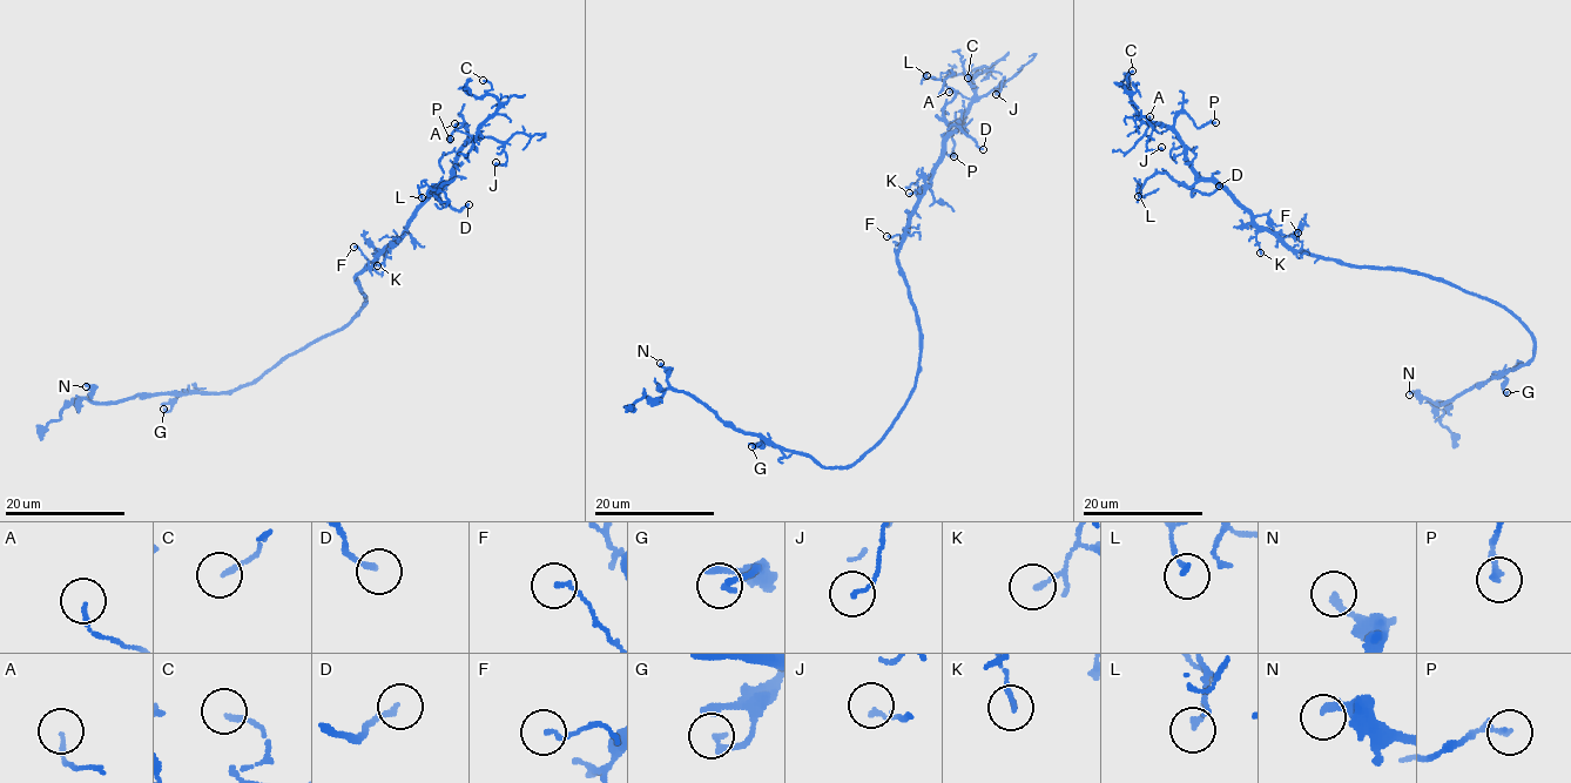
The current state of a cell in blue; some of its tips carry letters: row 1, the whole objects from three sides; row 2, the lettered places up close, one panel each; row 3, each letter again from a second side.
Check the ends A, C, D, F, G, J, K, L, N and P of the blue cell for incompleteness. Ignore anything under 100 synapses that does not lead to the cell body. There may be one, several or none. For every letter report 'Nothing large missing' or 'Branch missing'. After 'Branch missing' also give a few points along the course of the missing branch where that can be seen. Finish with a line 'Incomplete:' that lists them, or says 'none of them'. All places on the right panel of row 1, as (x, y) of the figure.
A: Nothing large missing
C: Nothing large missing
D: Nothing large missing
F: Nothing large missing
G: Nothing large missing
J: Nothing large missing
K: Nothing large missing
L: Nothing large missing
N: Nothing large missing
P: Nothing large missing
Incomplete: none of them

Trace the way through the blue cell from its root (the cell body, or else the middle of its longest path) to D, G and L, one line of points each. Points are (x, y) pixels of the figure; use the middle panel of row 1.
D: (921, 346), (918, 316), (897, 258), (898, 247), (918, 195), (930, 183), (948, 132), (958, 126), (983, 149)
G: (921, 346), (919, 371), (905, 407), (892, 427), (853, 464), (822, 466), (810, 457), (767, 444), (752, 446)
L: (921, 346), (897, 250), (943, 153), (943, 108), (955, 96), (926, 75)

